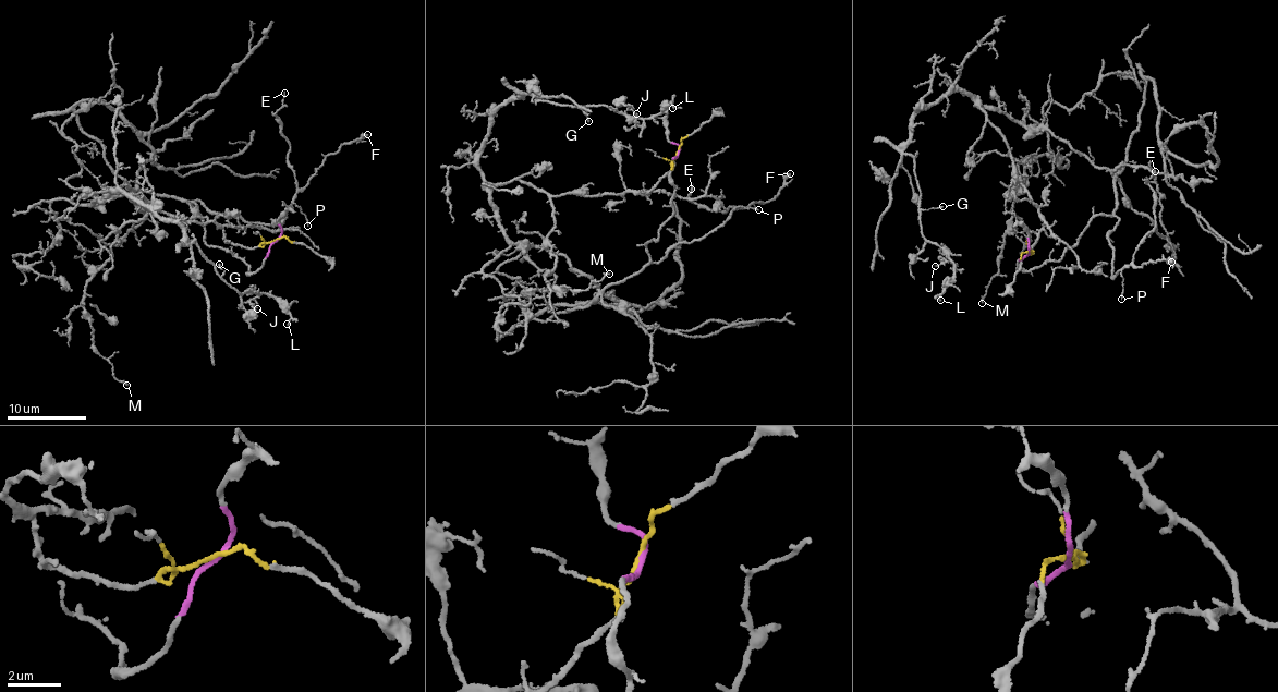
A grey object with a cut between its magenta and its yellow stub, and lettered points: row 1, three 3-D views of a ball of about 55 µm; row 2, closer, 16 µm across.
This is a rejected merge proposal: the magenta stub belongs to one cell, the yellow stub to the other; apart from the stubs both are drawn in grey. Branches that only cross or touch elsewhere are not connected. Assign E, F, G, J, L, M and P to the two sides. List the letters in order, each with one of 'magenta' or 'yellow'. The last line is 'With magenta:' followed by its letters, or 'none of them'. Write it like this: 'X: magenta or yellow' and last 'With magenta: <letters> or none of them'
E: magenta
F: magenta
G: yellow
J: yellow
L: yellow
M: yellow
P: magenta
With magenta: E, F, P

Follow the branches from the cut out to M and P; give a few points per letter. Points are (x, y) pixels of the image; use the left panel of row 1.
M: (276, 241), (233, 245), (212, 221), (181, 222), (151, 210), (119, 228), (83, 307), (94, 349), (128, 386)
P: (276, 241), (259, 268), (247, 272), (231, 252), (206, 243), (195, 201), (272, 225), (293, 203), (307, 227)

